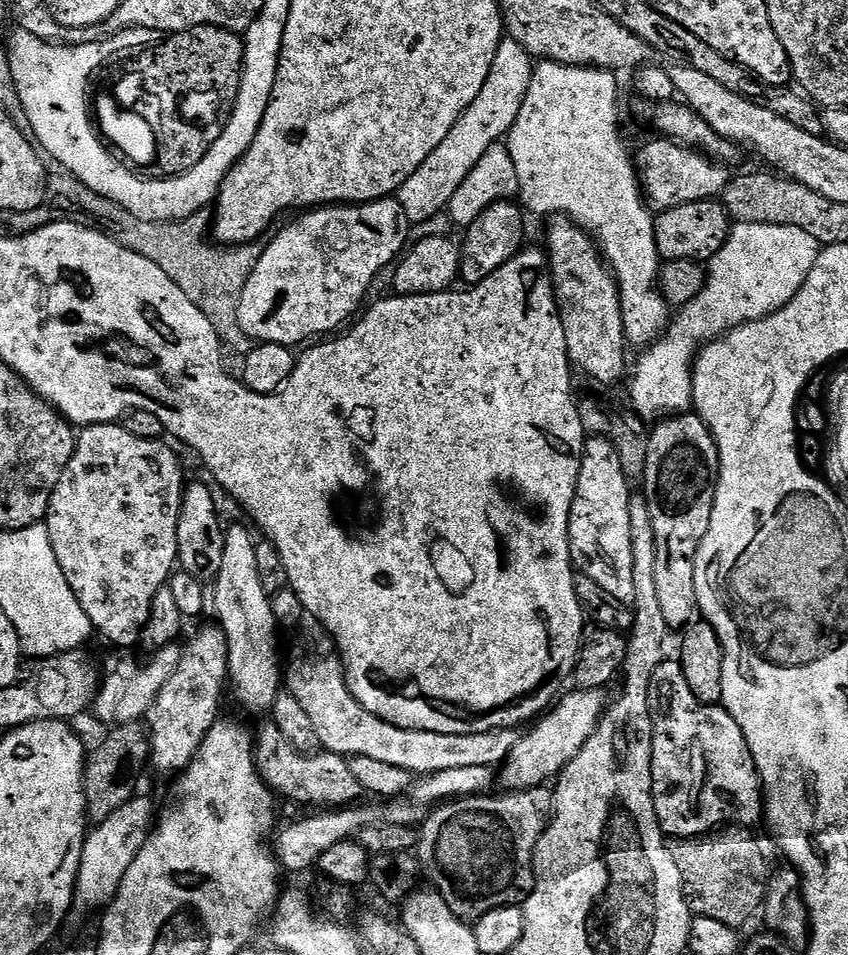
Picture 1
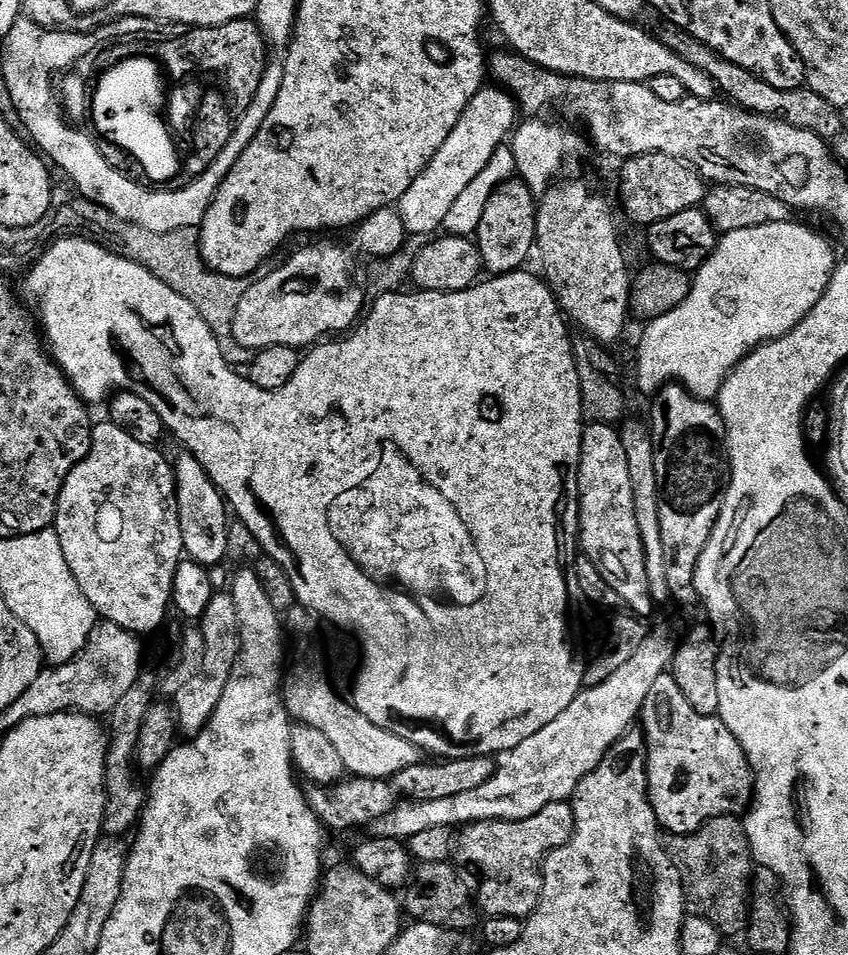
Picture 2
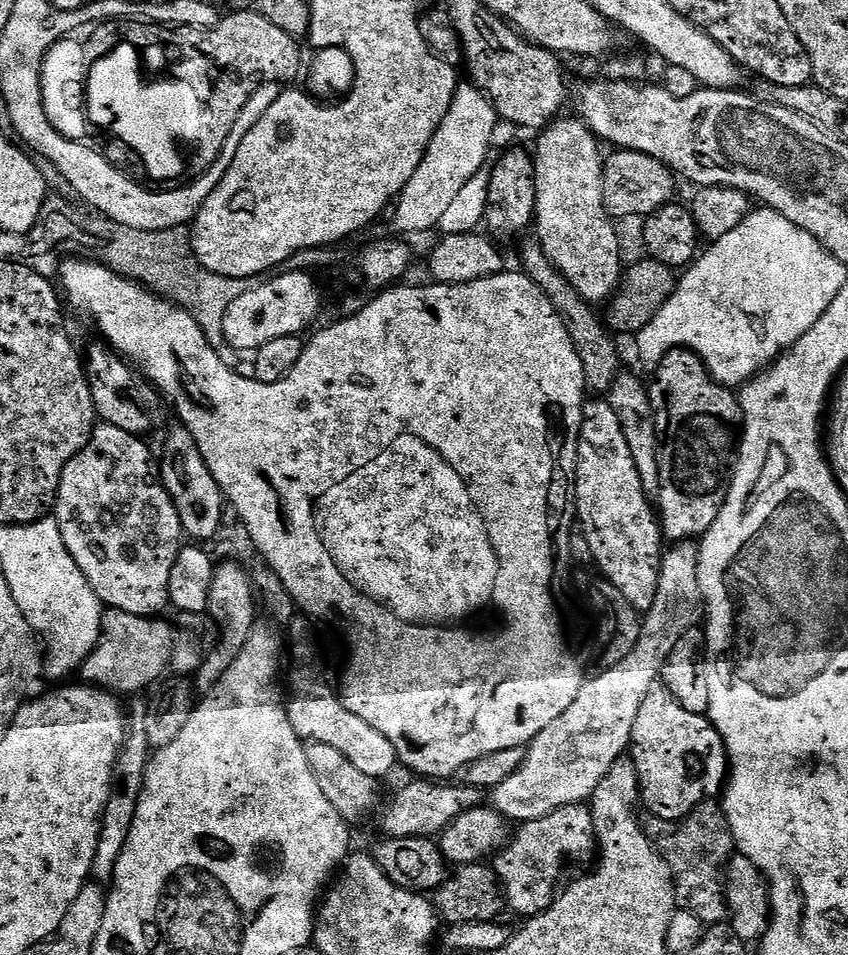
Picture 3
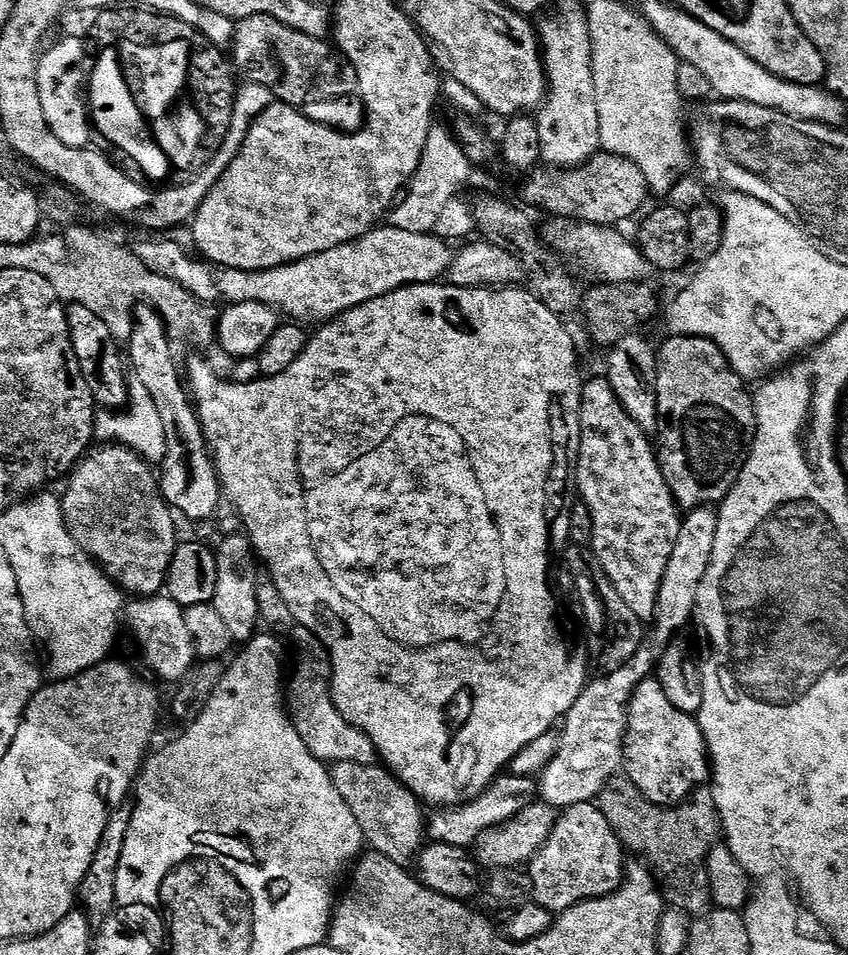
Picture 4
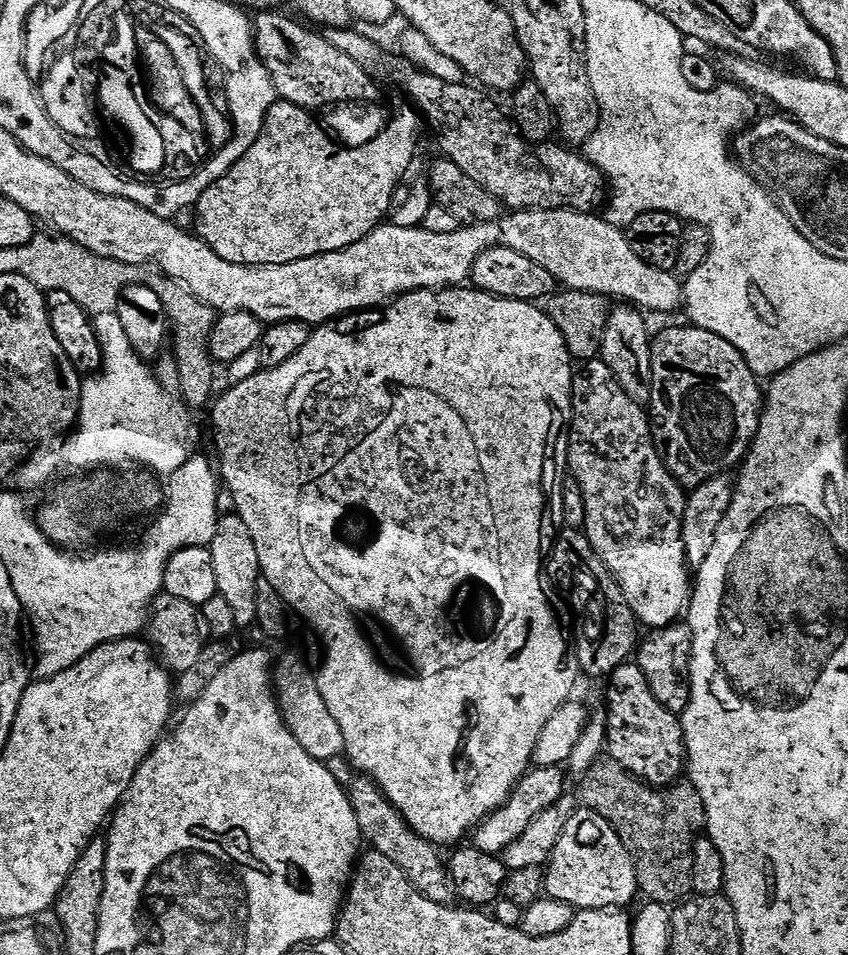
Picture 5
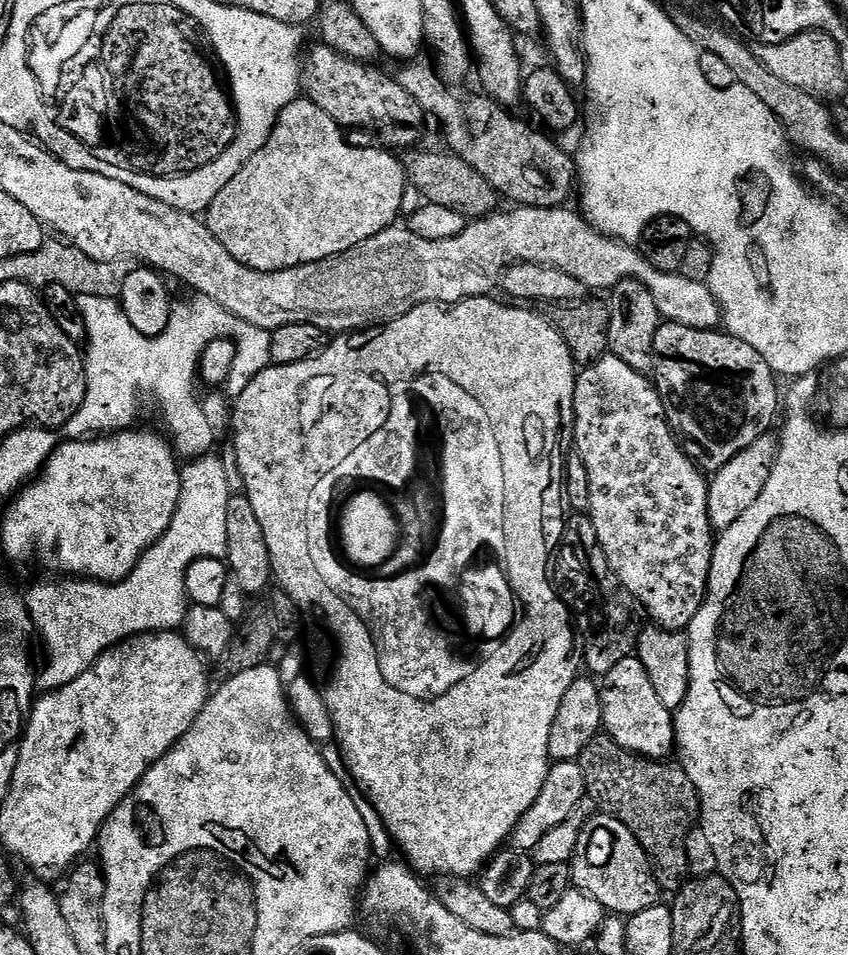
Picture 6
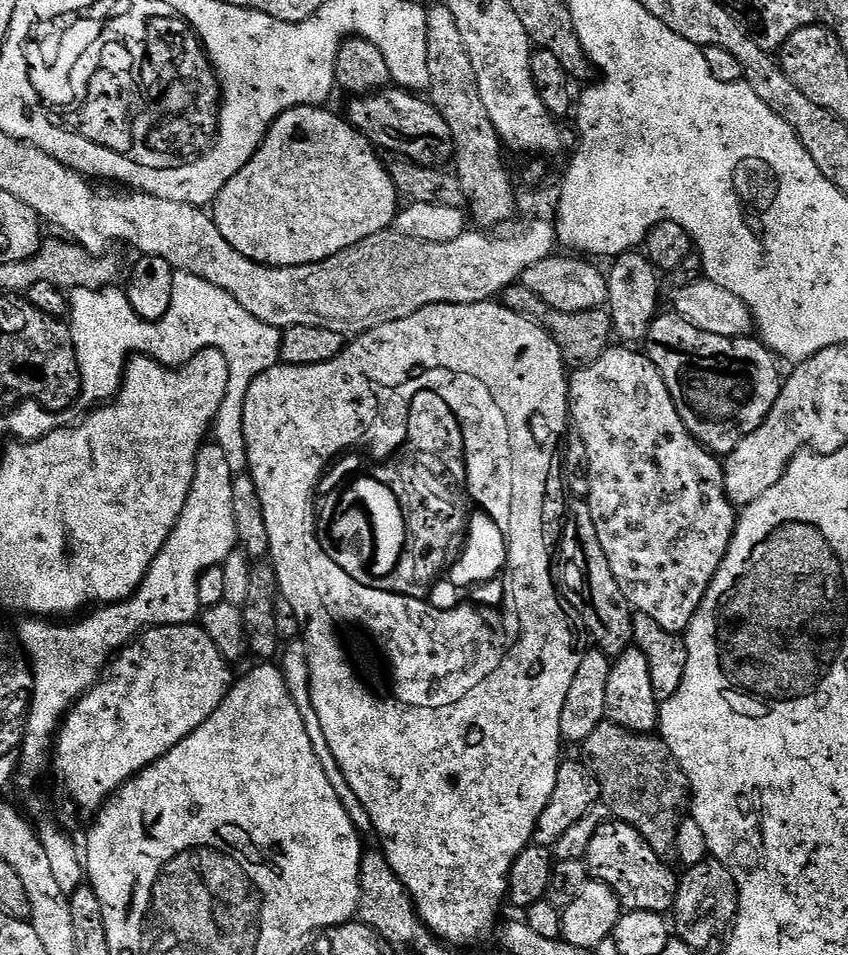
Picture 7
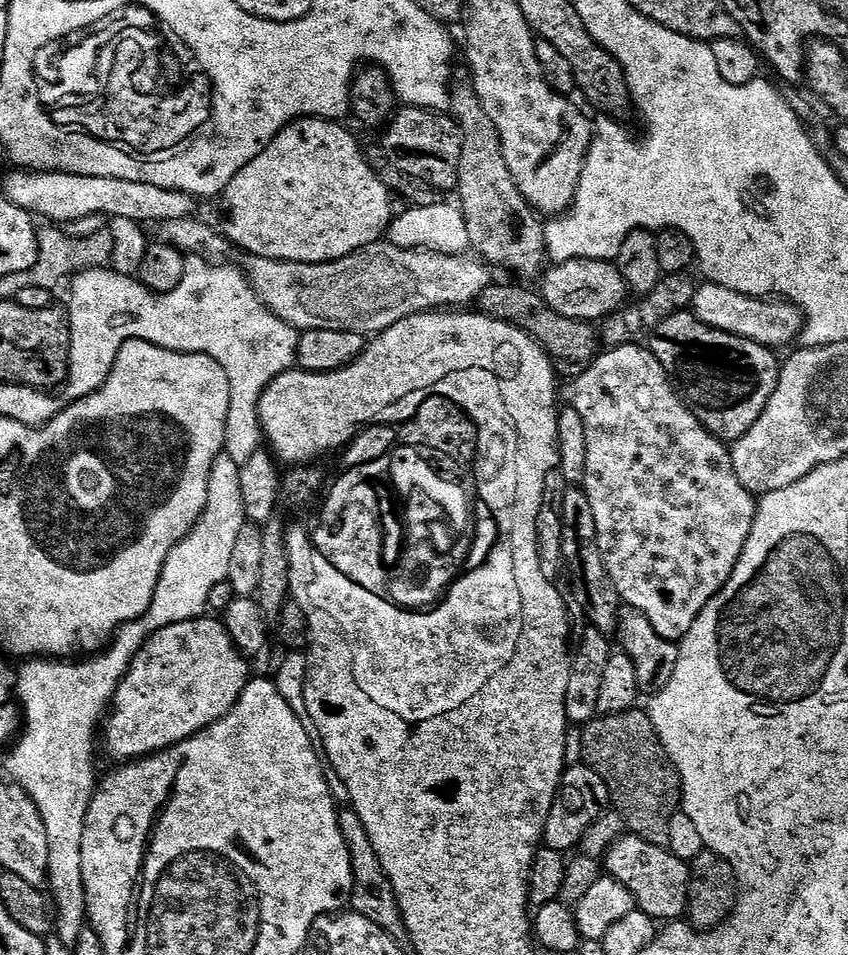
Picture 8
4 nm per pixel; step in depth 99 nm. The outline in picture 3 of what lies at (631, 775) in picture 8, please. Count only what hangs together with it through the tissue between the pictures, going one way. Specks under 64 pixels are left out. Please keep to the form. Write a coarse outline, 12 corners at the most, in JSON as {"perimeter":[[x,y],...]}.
{"perimeter":[[723,807],[642,827],[672,871],[677,905],[725,923],[734,855]]}

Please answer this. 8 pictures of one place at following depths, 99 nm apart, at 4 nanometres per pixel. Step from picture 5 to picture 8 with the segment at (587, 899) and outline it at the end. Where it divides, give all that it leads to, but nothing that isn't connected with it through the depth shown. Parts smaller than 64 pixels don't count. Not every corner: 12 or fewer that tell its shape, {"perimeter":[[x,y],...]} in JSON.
{"perimeter":[[625,834],[607,875],[657,922],[687,913],[690,864]]}

